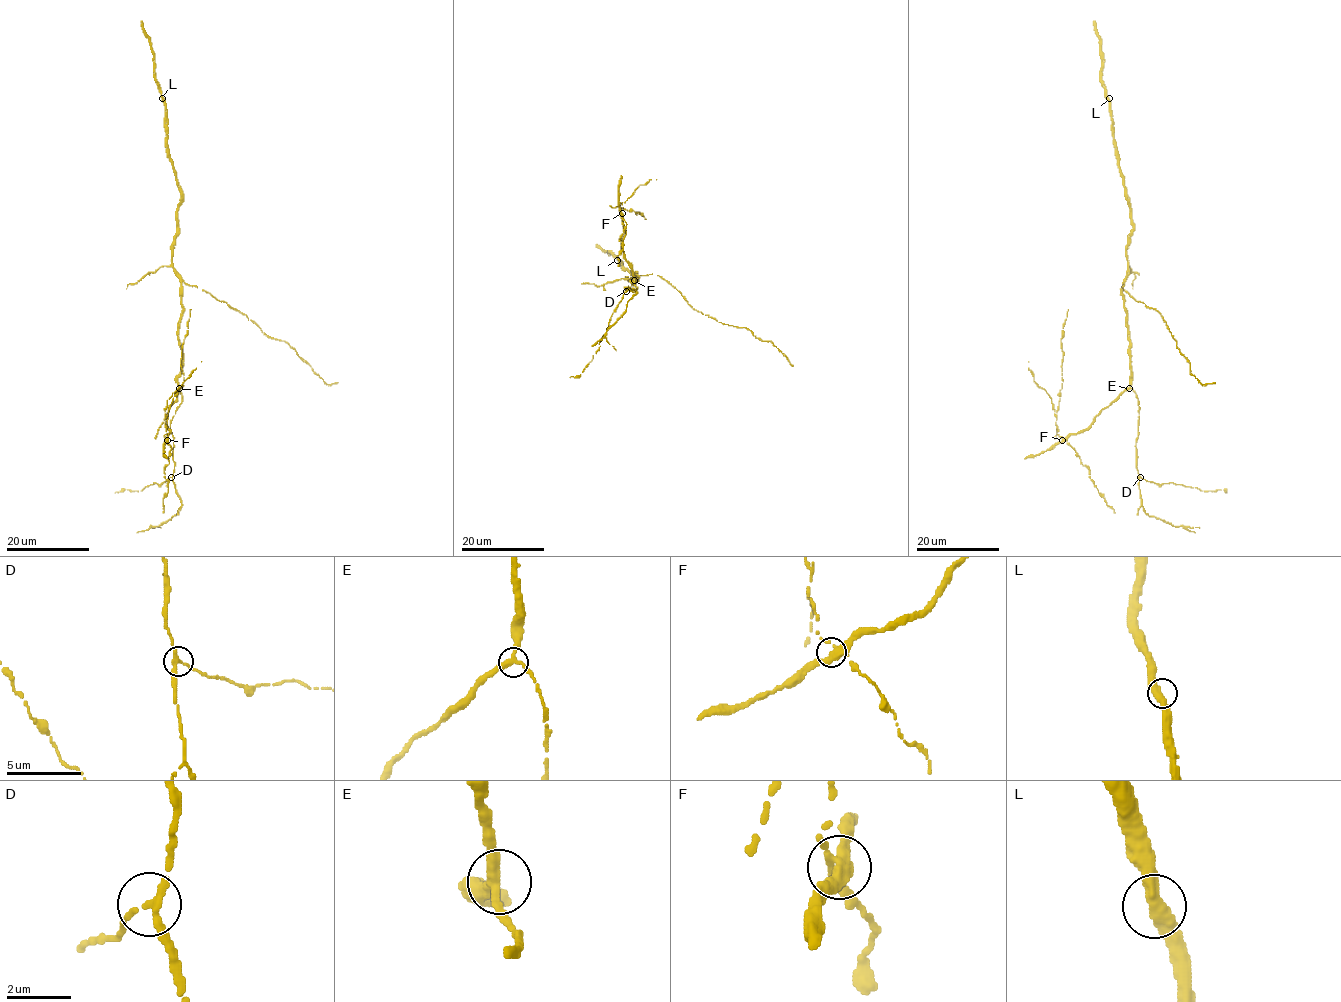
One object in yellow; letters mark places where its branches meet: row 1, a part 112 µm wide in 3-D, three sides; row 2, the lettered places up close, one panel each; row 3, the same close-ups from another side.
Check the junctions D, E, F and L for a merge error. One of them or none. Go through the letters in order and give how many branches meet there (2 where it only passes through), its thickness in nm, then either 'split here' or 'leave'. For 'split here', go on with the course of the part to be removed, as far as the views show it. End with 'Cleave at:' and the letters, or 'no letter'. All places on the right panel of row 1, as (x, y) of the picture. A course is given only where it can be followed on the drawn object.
D: branches 3; calibre 240 nm; leave
E: branches 3; calibre 300 nm; leave
F: branches 3; calibre 360 nm; split here; course (1062, 440), (1055, 422), (1063, 381), (1062, 330), (1068, 309)
L: branches 2; calibre 400 nm; leave
Cleave at: F

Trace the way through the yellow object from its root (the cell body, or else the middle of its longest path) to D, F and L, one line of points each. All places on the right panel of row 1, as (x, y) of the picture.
D: (1126, 316), (1129, 386), (1136, 394), (1139, 406), (1136, 455), (1140, 477)
F: (1126, 316), (1130, 385), (1104, 407), (1086, 429), (1062, 440)
L: (1126, 316), (1122, 282), (1127, 275), (1126, 245), (1133, 229), (1131, 208), (1114, 144), (1109, 98)

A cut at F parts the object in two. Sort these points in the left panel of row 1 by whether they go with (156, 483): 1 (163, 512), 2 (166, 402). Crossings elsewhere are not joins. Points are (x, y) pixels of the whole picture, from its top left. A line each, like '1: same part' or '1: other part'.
1: other part
2: other part

